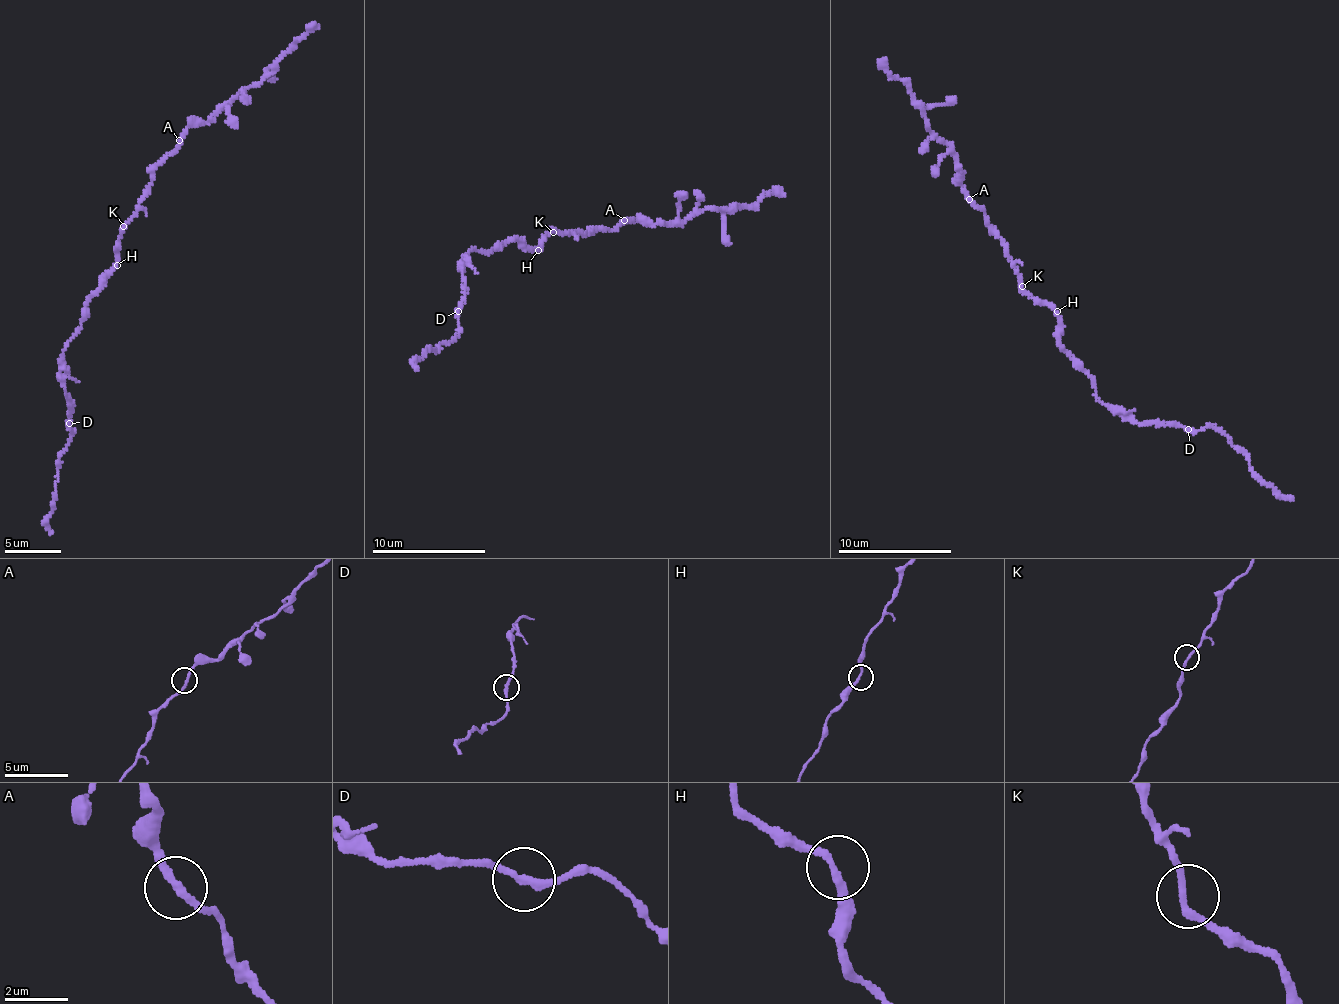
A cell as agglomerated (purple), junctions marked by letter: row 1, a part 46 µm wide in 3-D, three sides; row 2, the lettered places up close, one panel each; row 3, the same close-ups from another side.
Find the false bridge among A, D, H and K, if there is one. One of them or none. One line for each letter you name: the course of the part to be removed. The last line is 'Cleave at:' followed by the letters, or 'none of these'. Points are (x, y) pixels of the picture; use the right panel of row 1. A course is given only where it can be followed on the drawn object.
Cleave at: none of these

